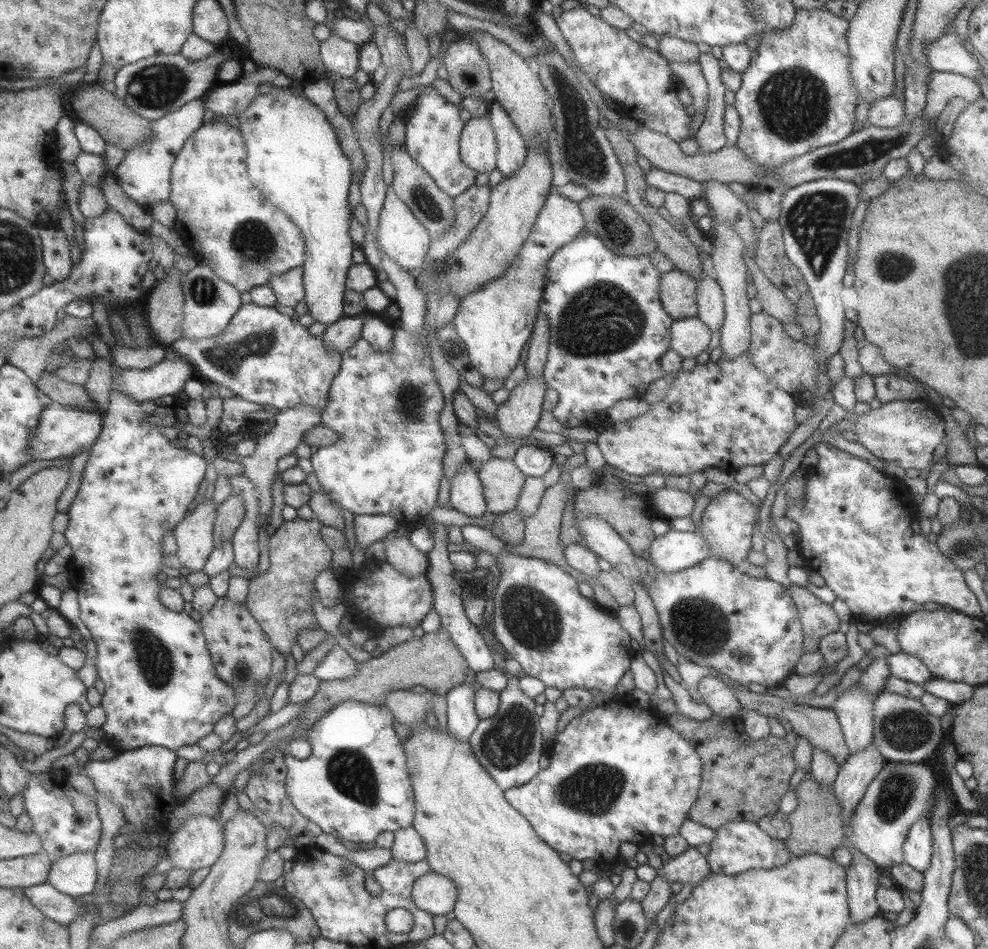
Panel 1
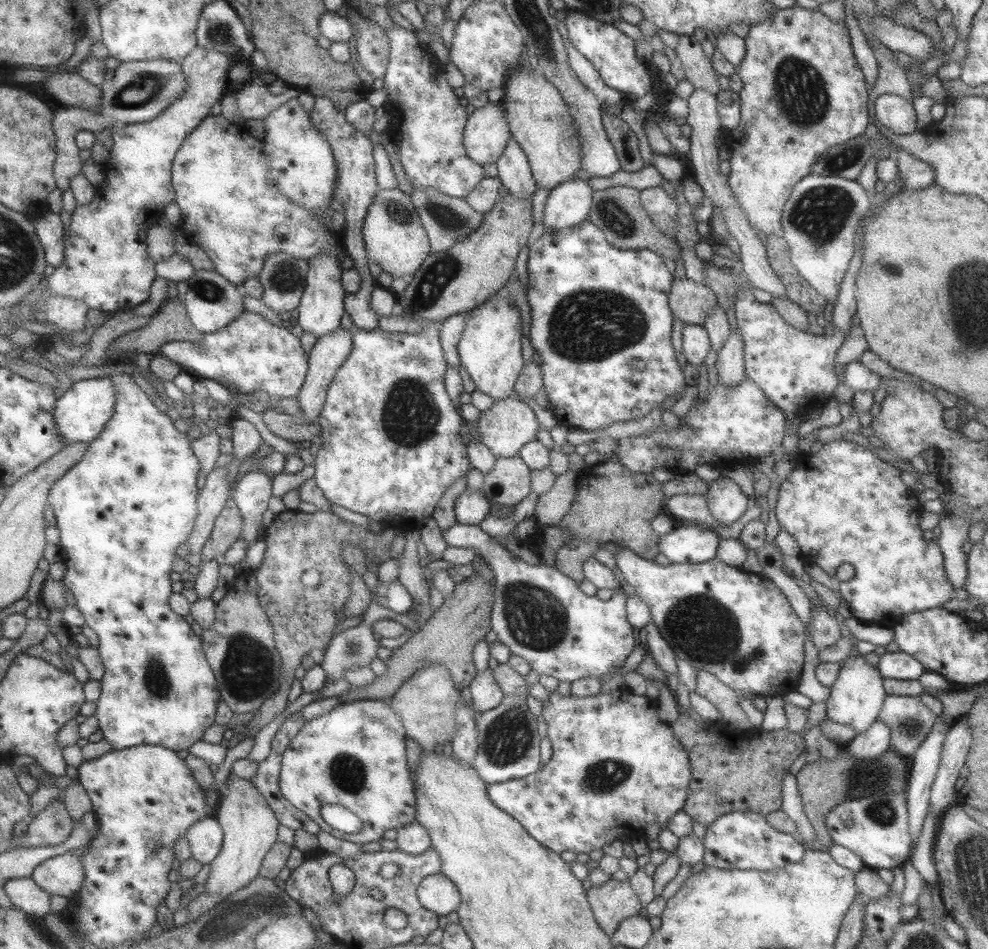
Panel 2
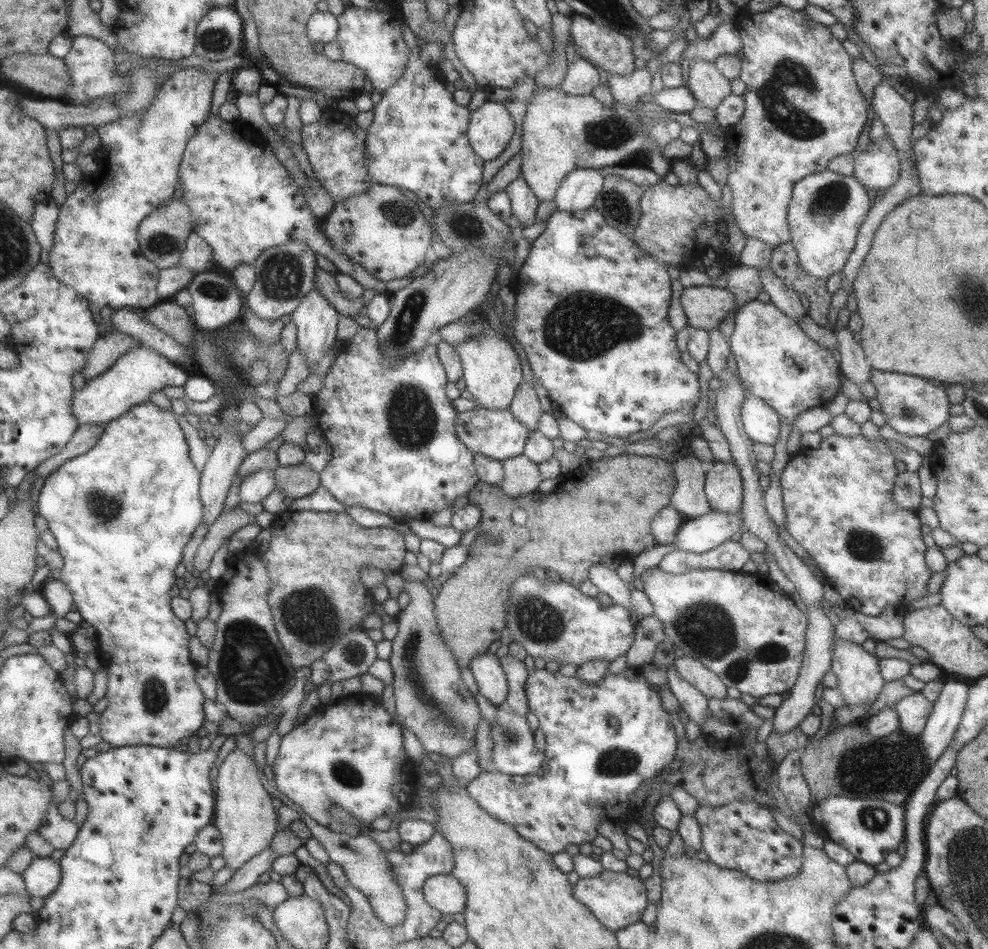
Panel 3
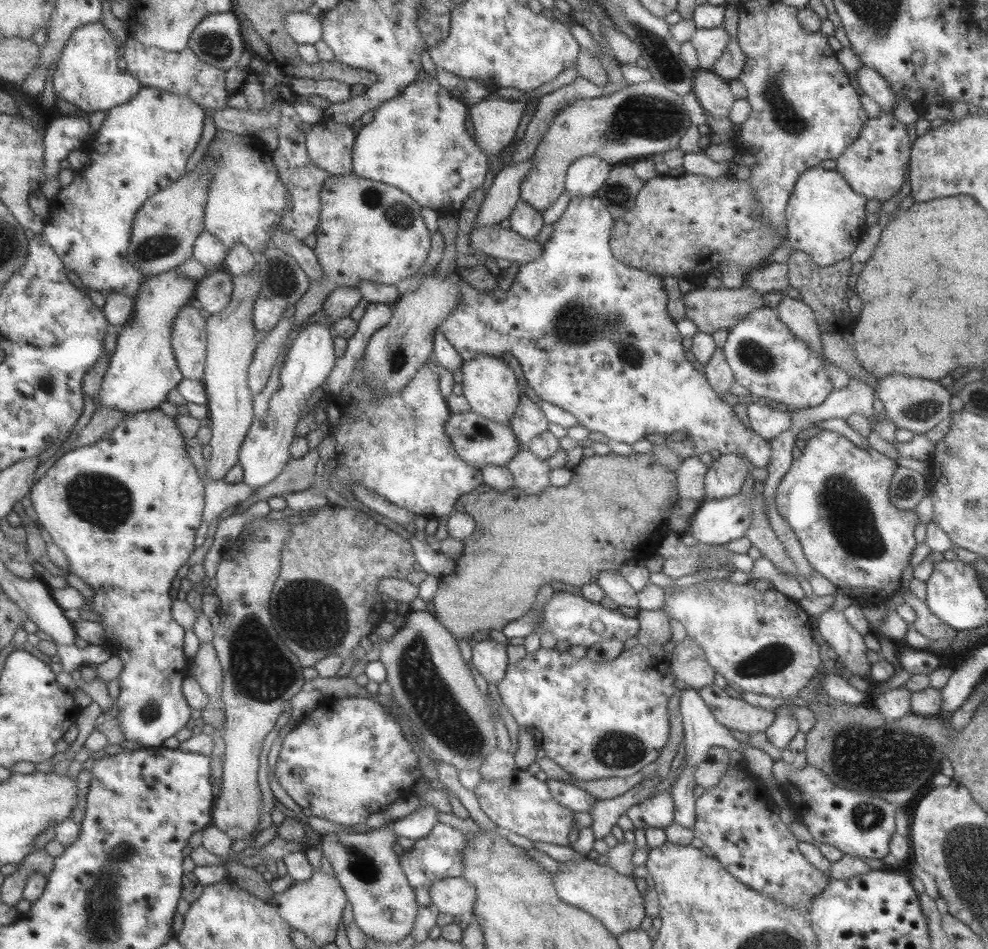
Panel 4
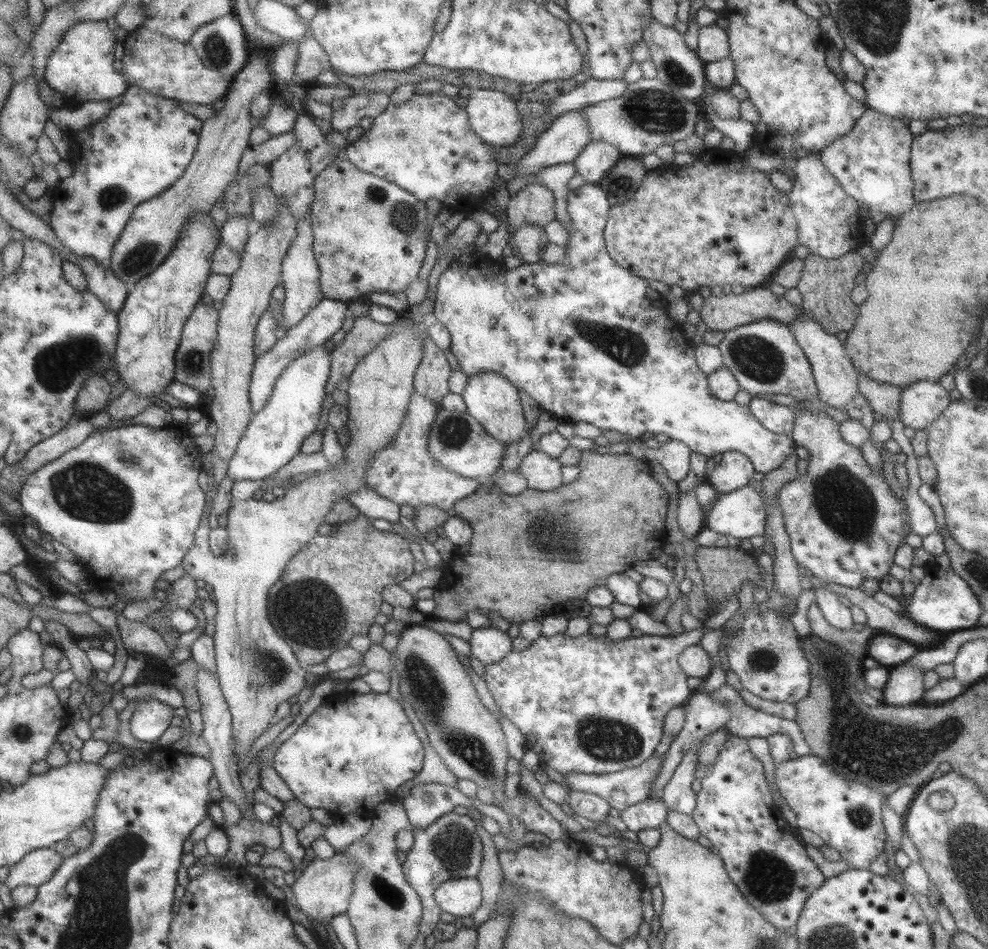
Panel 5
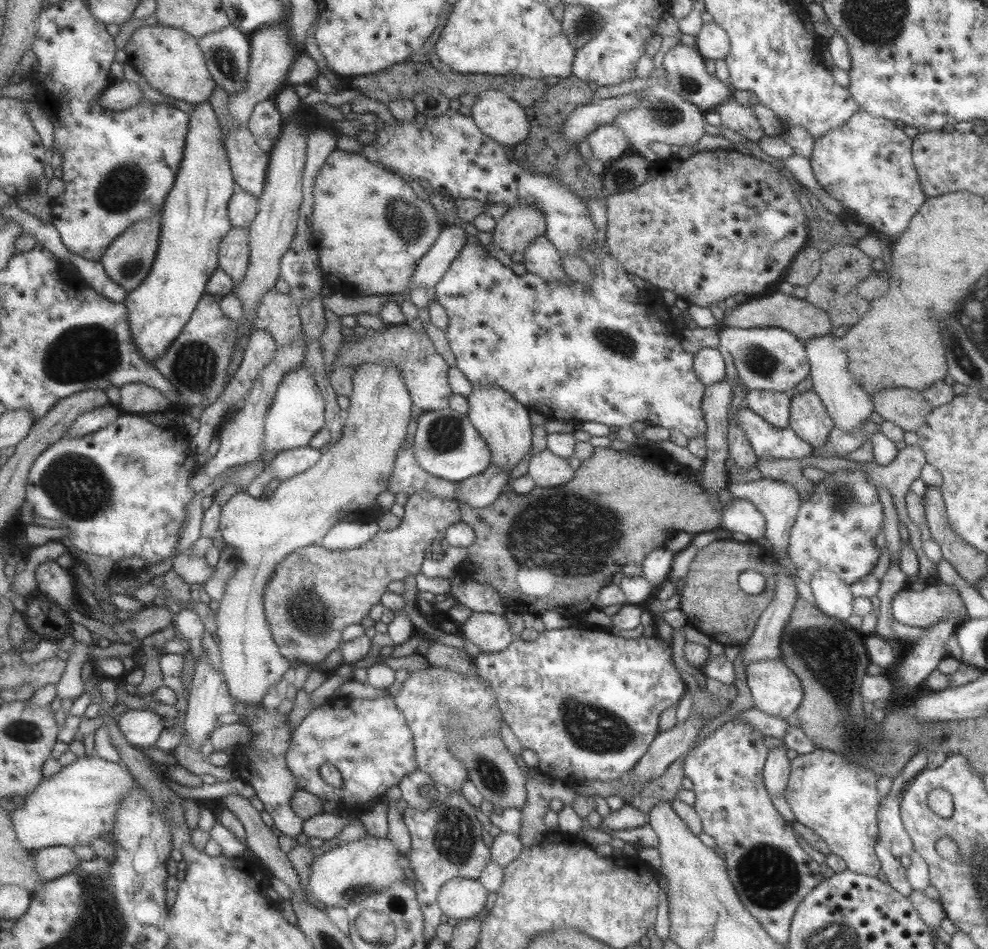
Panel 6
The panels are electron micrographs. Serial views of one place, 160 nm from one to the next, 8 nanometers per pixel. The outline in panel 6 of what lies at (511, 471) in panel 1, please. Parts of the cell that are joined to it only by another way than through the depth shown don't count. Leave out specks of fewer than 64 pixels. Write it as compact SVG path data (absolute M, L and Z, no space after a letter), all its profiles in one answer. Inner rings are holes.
M546 448L529 459L527 474L537 486L552 487L569 482L574 471L566 458L557 456Z

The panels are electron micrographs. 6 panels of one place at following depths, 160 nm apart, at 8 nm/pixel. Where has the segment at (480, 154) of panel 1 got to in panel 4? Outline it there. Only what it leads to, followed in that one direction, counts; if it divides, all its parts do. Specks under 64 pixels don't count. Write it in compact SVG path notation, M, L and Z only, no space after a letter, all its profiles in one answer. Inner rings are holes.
M569 66L569 68L565 68L563 72L557 74L551 82L545 82L545 84L541 84L541 86L535 88L535 90L524 92L516 101L507 100L501 96L497 96L496 93L493 92L487 94L487 96L485 96L483 100L479 100L479 102L469 103L469 118L473 125L475 144L477 144L481 152L485 154L486 161L488 162L487 174L485 174L484 182L482 183L484 196L489 191L489 188L491 188L491 184L493 184L493 180L495 179L495 175L491 172L488 158L493 155L498 156L499 152L503 151L506 146L511 143L515 136L515 130L517 130L519 126L521 116L525 111L525 106L527 106L526 102L528 99L534 96L539 98L543 96L543 94L552 92L562 85L571 83L578 76L579 74L574 66Z

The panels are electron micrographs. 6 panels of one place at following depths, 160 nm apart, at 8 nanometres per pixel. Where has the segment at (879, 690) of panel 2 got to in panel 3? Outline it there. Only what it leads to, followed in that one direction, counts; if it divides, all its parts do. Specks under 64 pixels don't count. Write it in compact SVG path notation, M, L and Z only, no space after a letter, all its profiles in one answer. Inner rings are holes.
M833 636L831 648L831 668L838 680L836 688L847 706L859 705L863 703L872 703L879 694L881 687L885 685L884 680L879 673L878 659L869 655L860 644L841 640L839 636Z

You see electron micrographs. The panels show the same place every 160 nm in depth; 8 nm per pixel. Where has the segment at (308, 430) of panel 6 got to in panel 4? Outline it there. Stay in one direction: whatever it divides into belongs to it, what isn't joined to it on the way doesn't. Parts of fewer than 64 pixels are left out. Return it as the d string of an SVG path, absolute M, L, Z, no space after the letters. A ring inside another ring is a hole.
M309 323L293 340L282 367L278 372L279 388L269 398L268 407L260 419L254 419L239 445L238 465L242 468L242 481L253 490L267 484L283 470L290 459L289 445L294 441L295 425L304 415L307 398L320 391L335 362L332 330L327 324Z

